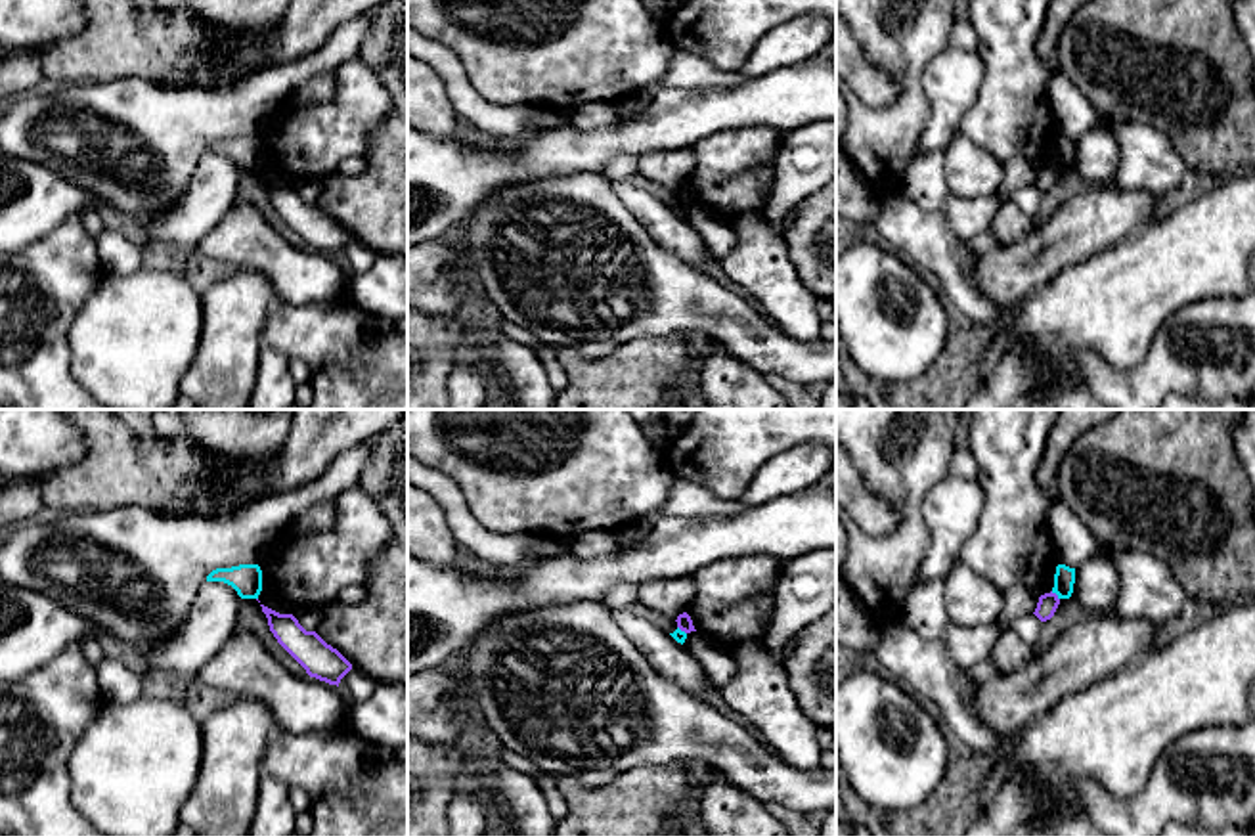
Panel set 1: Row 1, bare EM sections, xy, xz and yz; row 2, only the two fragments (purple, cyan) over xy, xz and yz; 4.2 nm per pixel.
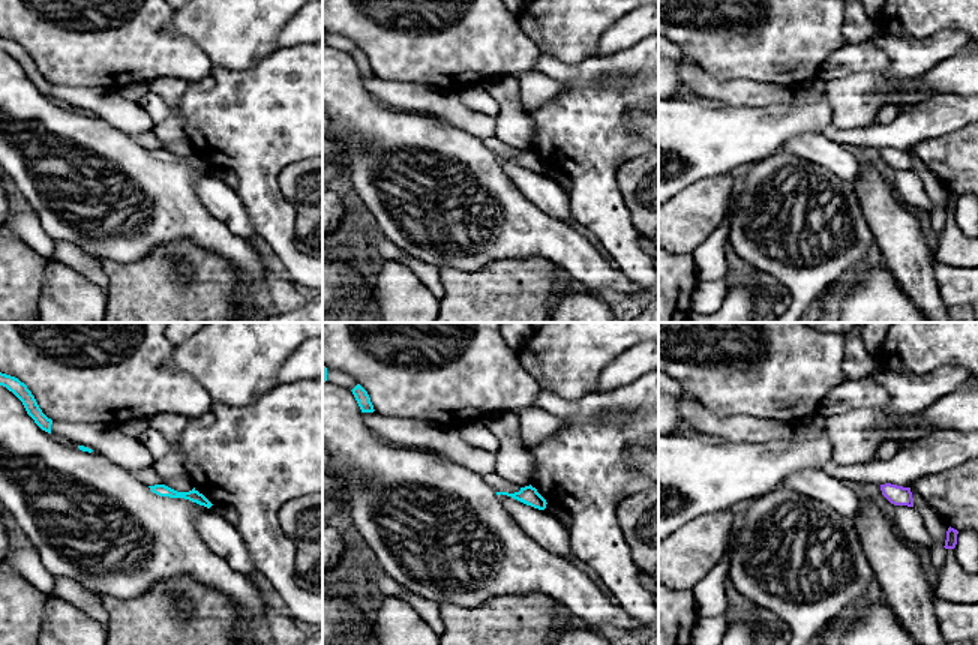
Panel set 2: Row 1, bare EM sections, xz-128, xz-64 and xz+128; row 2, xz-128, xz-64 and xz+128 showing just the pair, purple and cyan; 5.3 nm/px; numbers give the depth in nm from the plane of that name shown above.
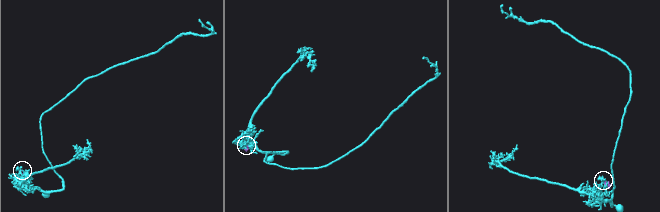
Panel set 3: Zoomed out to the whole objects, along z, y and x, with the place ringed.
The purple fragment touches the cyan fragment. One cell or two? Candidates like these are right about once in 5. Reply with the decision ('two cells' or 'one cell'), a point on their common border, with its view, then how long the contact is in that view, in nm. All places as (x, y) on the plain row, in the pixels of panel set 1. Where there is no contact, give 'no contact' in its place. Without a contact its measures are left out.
two cells; meets purple in yz at (1056, 167); contact 50 nm long

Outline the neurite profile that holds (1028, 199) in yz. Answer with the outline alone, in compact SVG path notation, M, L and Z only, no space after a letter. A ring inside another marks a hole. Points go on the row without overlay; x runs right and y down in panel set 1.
M1035 186L1020 187L1010 197L1027 216L1033 216L1043 201L1043 193Z

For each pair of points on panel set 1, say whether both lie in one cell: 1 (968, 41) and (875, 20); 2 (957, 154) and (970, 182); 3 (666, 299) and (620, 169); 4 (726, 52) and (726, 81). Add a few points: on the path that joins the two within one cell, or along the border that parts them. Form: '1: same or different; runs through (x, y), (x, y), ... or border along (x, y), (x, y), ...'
1: different; border along (955, 20), (947, 43)
2: same; runs through (965, 161), (970, 175)
3: different; border along (603, 175), (611, 182)
4: different; border along (685, 52), (697, 54), (720, 69), (737, 73)

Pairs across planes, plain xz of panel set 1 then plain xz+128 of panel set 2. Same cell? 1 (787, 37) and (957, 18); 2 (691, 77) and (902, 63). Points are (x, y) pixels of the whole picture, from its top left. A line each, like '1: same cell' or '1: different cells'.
1: different cells
2: different cells

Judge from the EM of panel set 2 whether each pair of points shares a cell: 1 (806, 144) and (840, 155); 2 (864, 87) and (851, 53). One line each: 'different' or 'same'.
1: same
2: different

